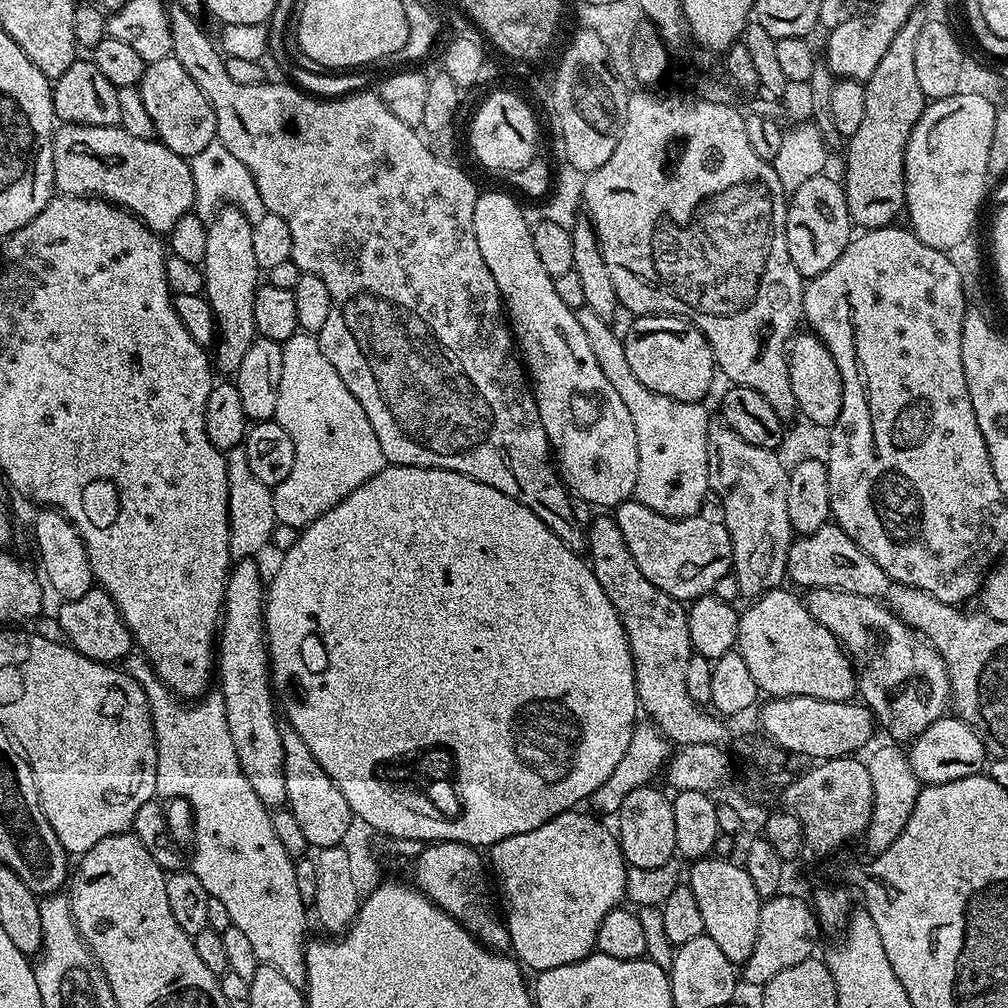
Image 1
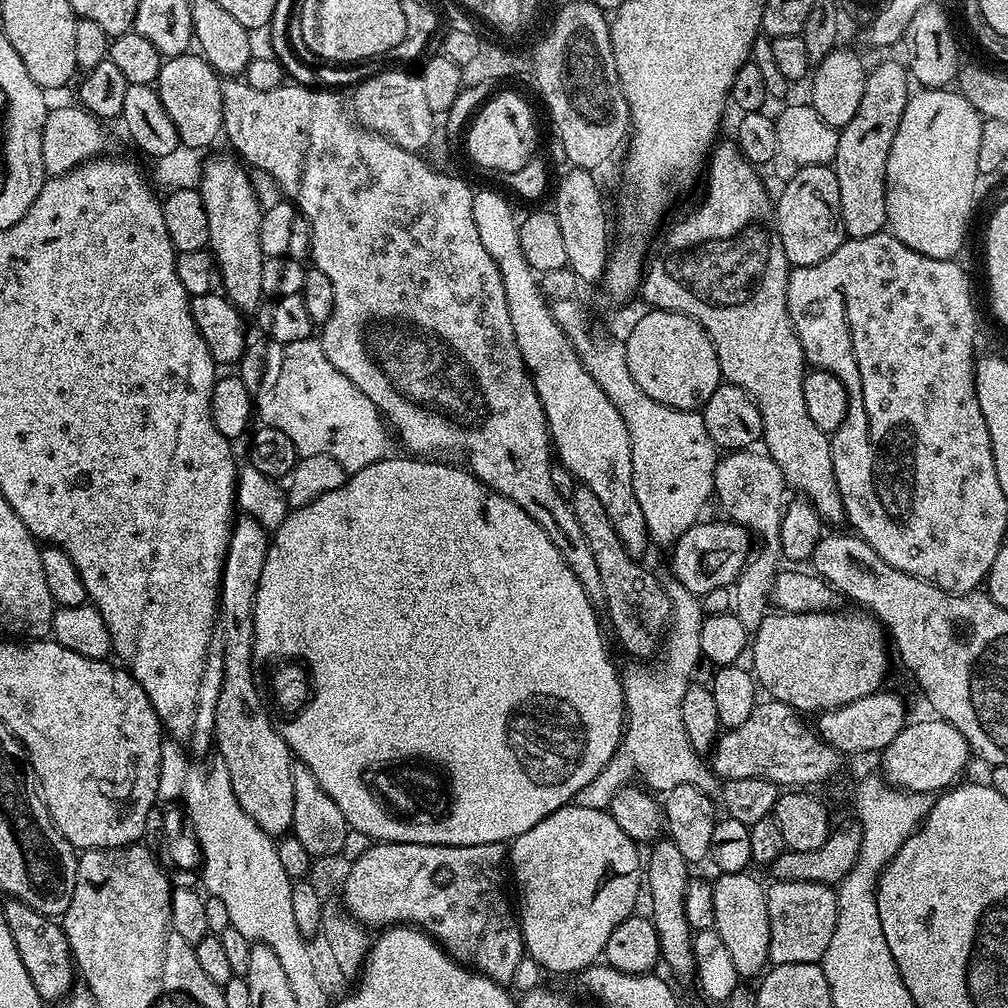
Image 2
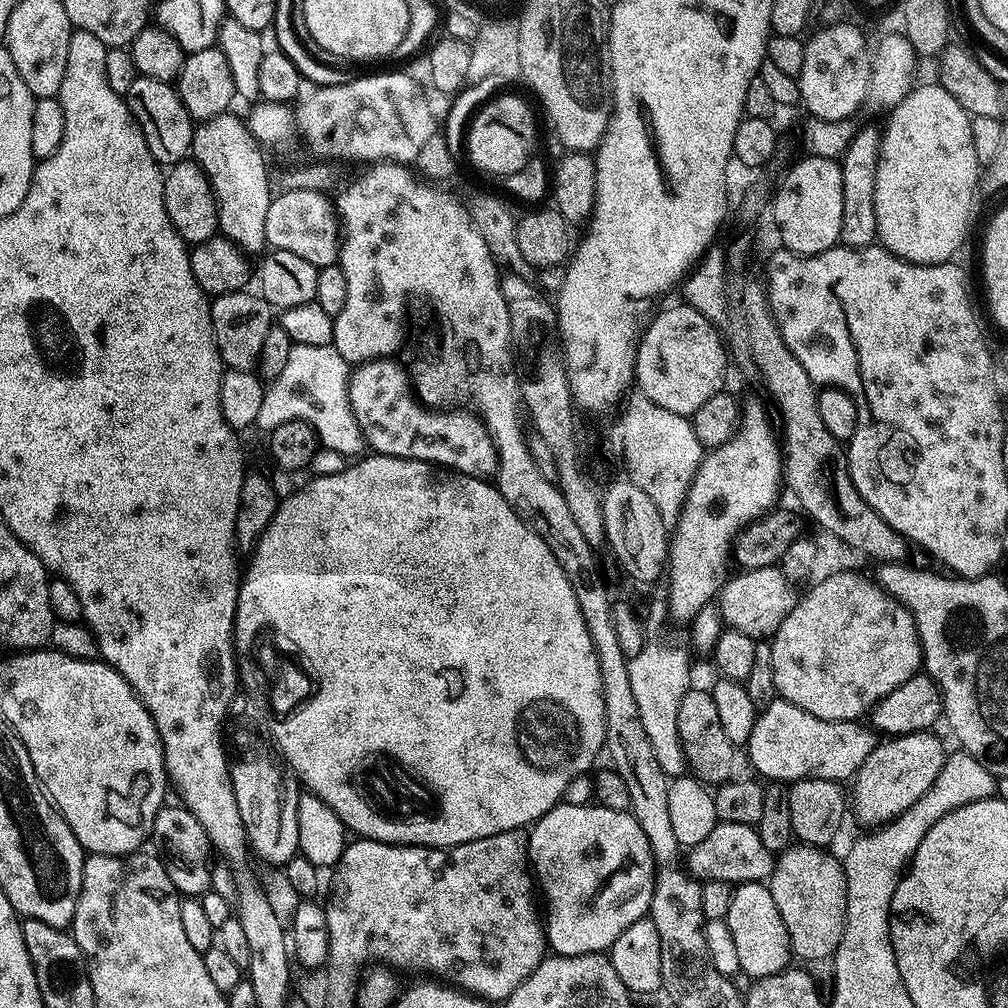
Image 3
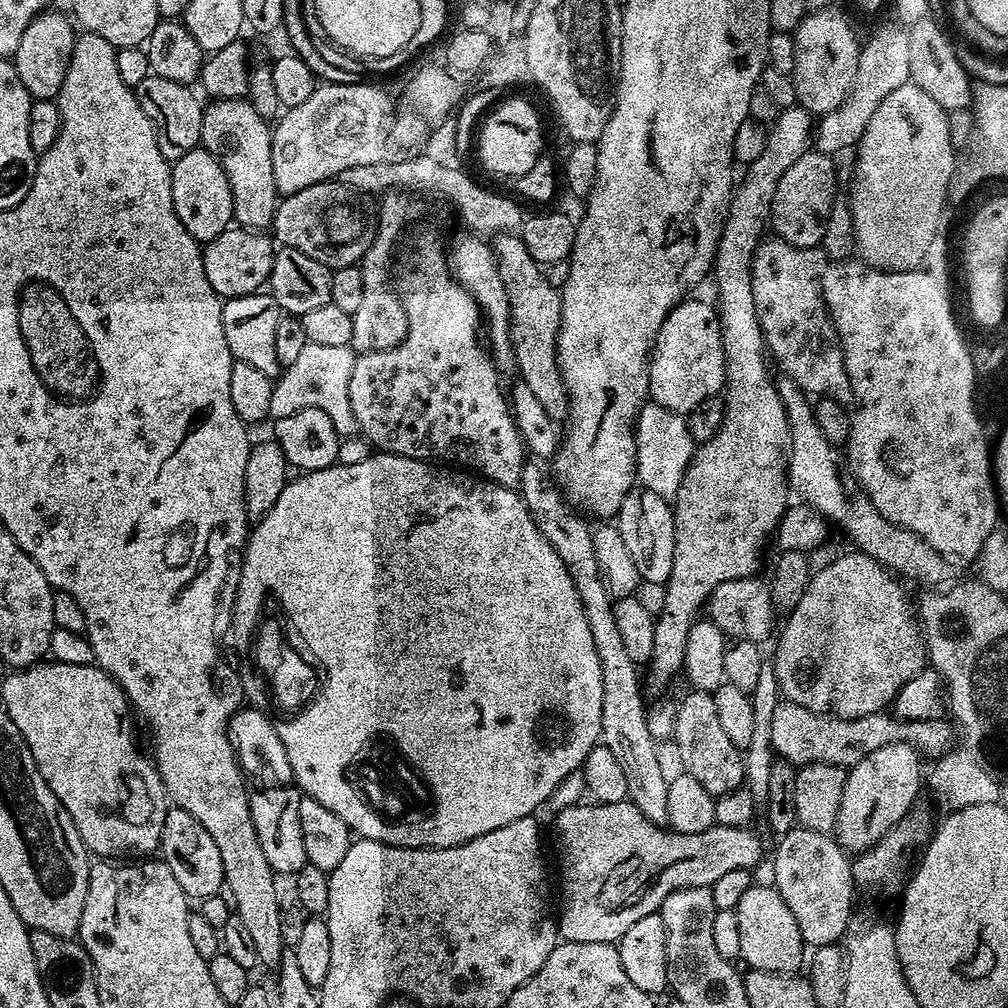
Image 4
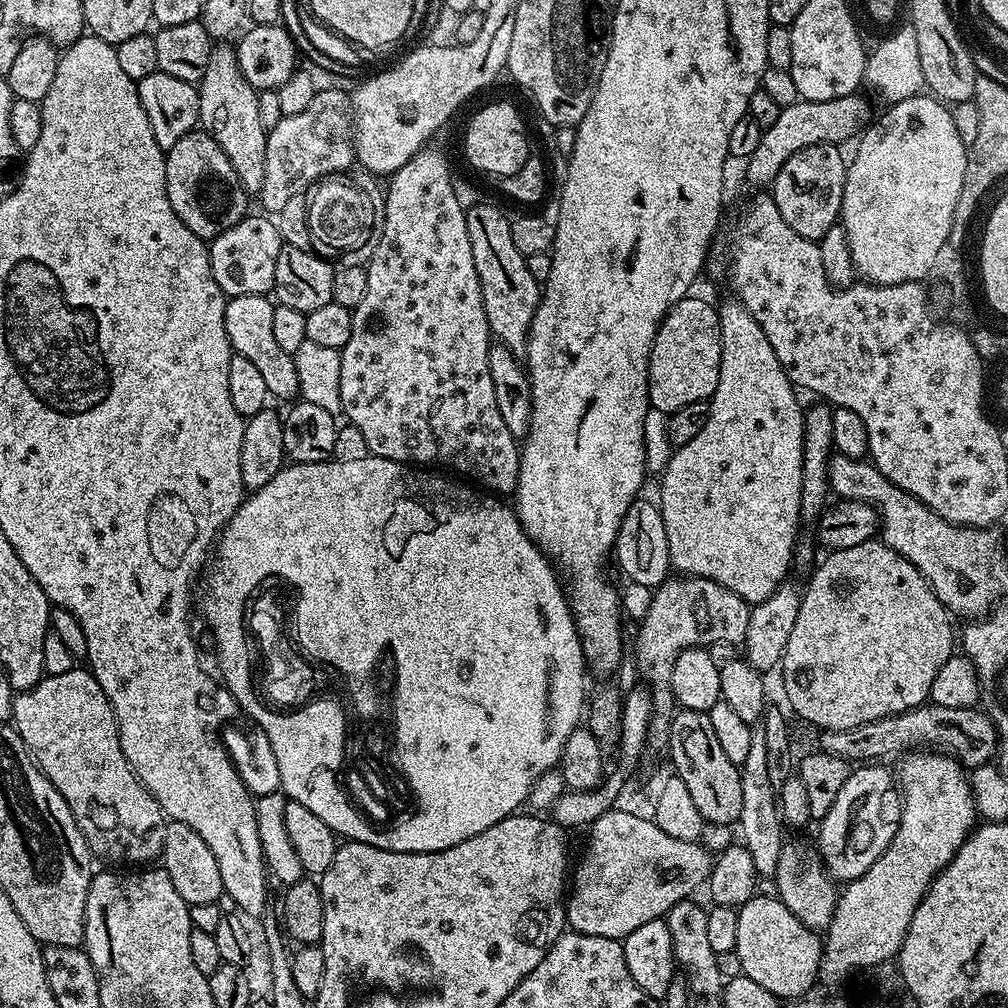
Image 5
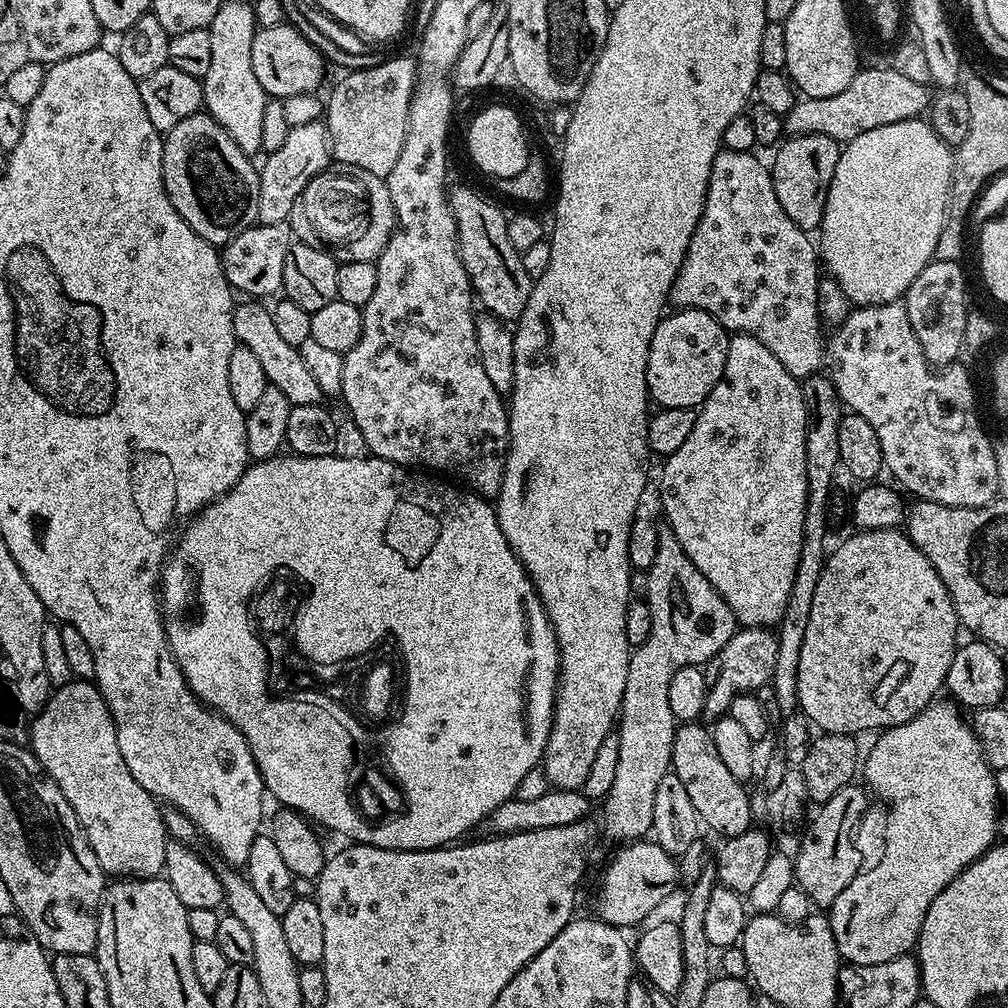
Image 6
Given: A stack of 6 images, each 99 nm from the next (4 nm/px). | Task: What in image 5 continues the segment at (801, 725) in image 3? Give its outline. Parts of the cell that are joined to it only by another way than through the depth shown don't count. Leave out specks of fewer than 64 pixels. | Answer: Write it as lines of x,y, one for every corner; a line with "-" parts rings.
925,702
920,707
911,708
902,714
894,714
886,718
878,718
874,722
866,722
862,726
854,726
850,730
824,732
821,737
819,747
823,751
832,756
840,756
849,762
880,762
885,759
883,756
897,755
896,757
899,757
917,746
927,746
932,750
943,750
947,755
959,760
961,765
973,769
979,764
989,763
998,752
996,727
992,725
992,719
979,707
951,708
950,706
938,706
931,702

